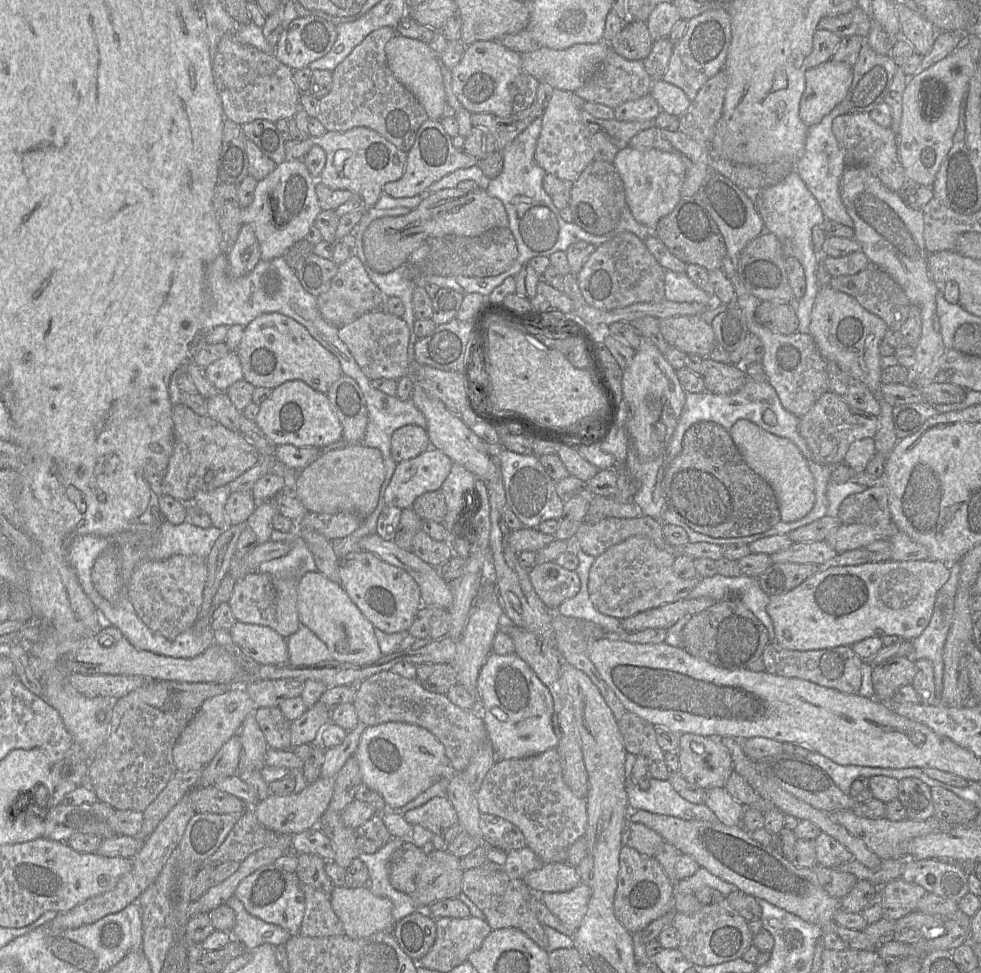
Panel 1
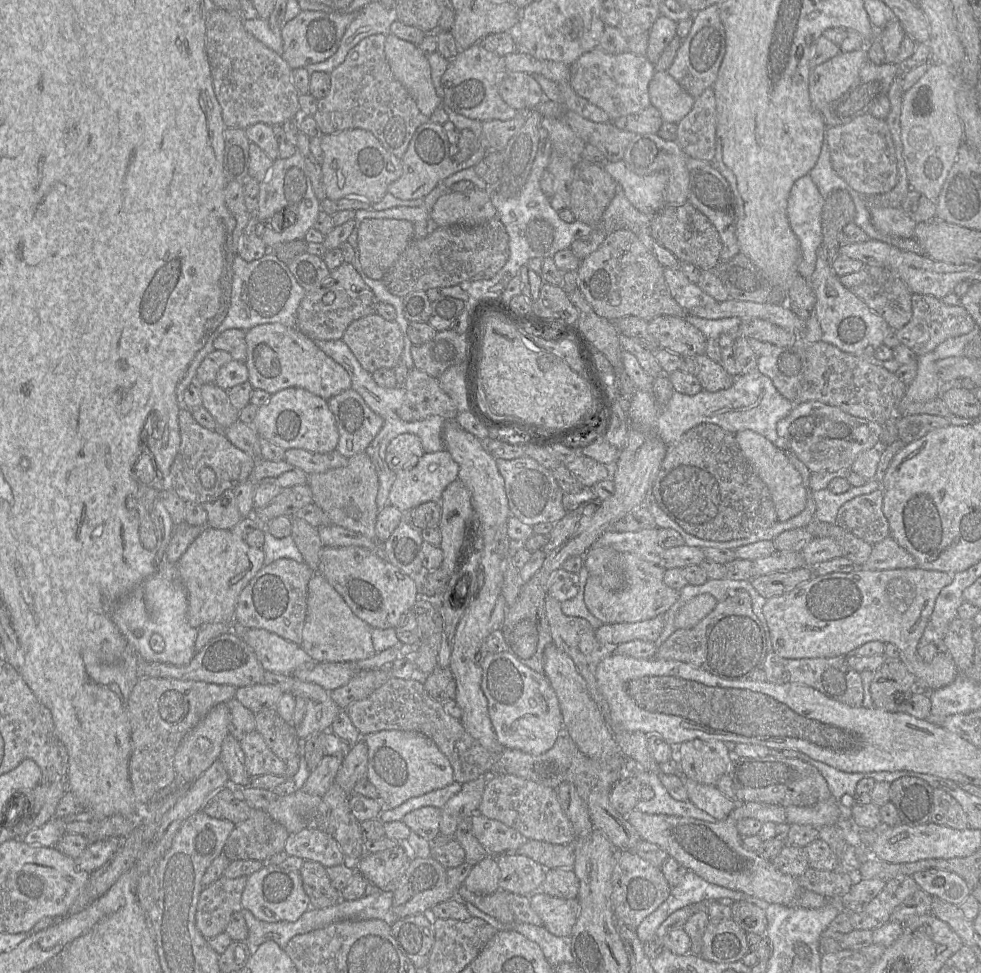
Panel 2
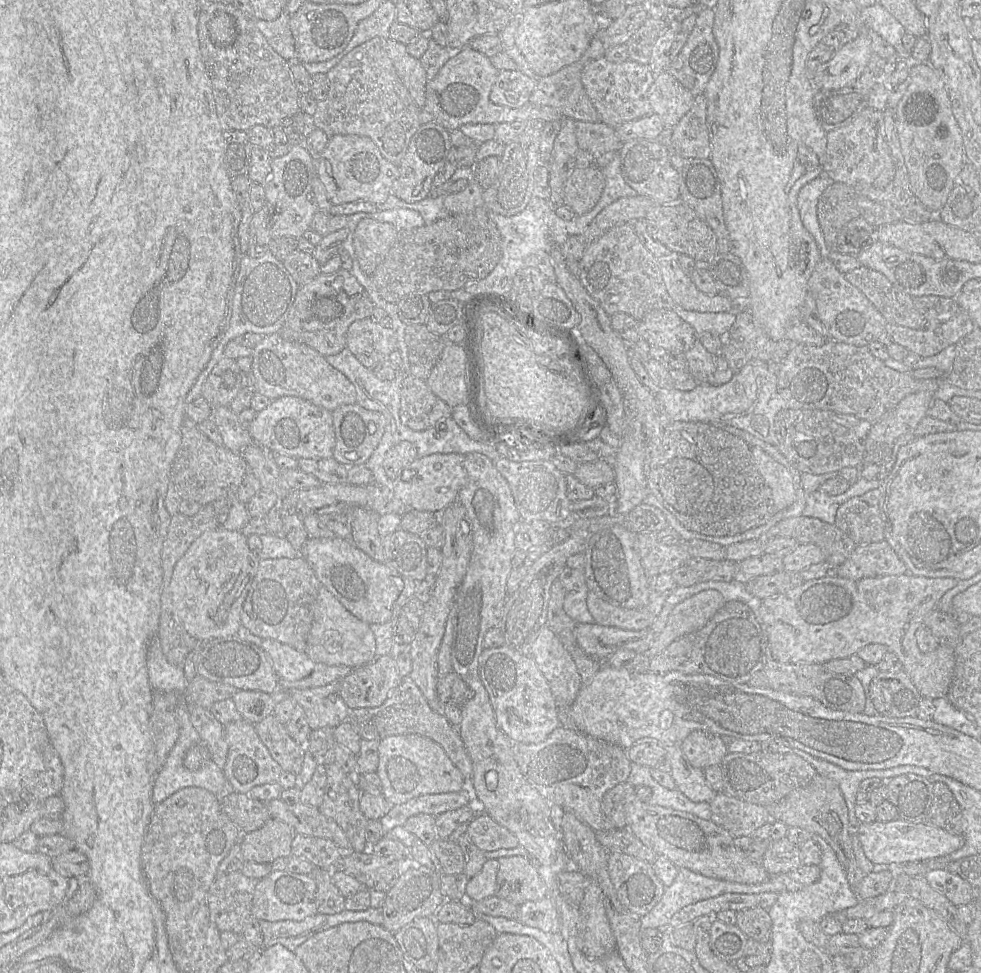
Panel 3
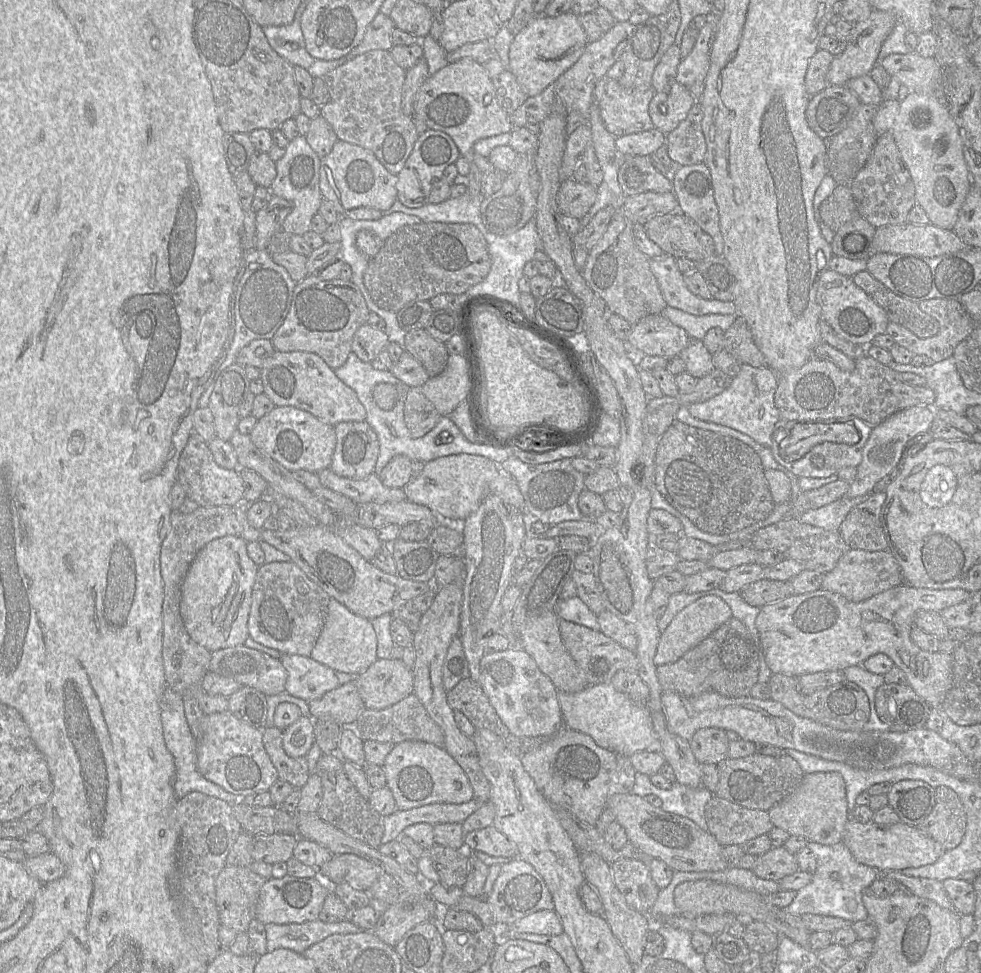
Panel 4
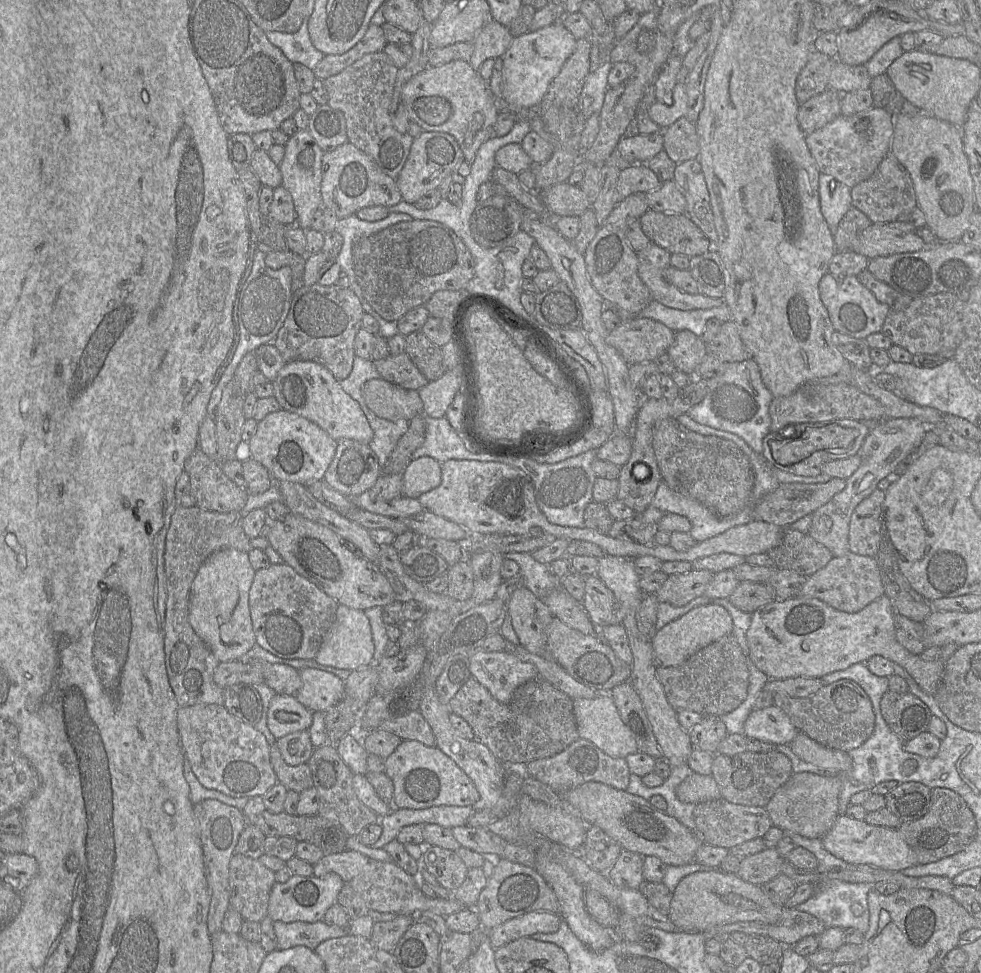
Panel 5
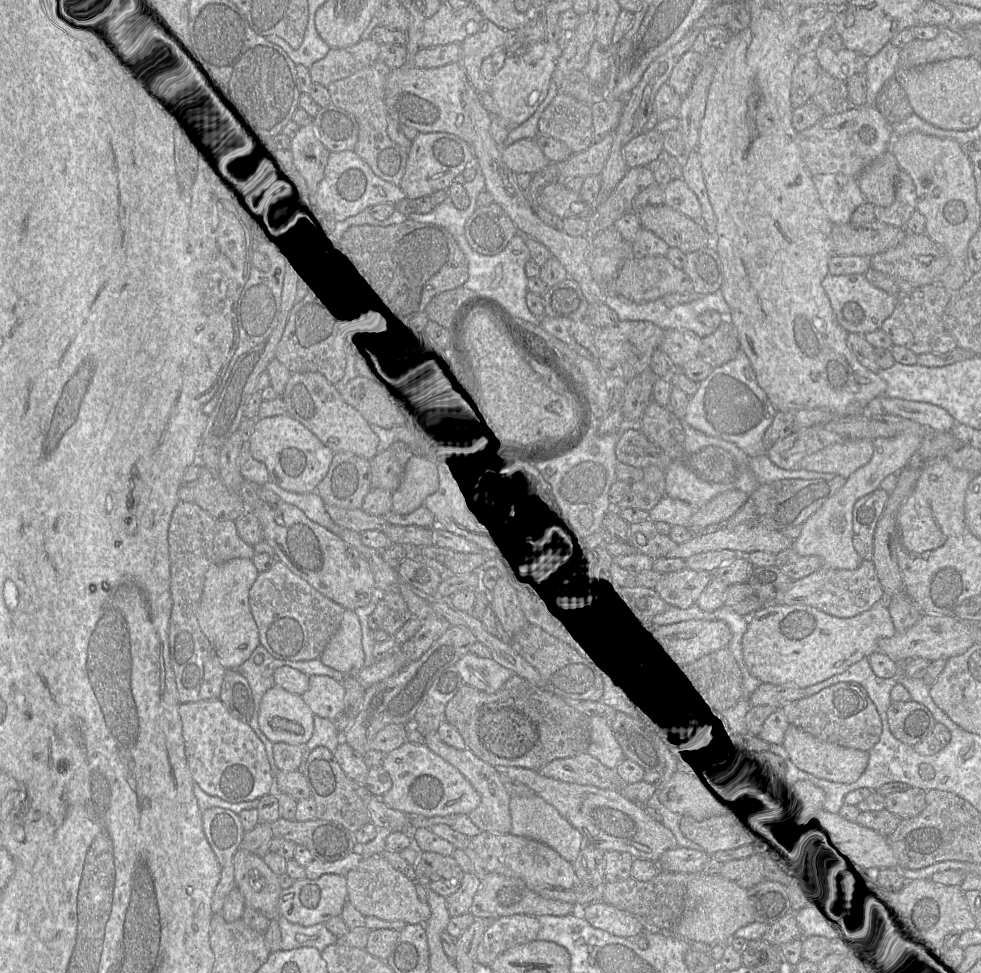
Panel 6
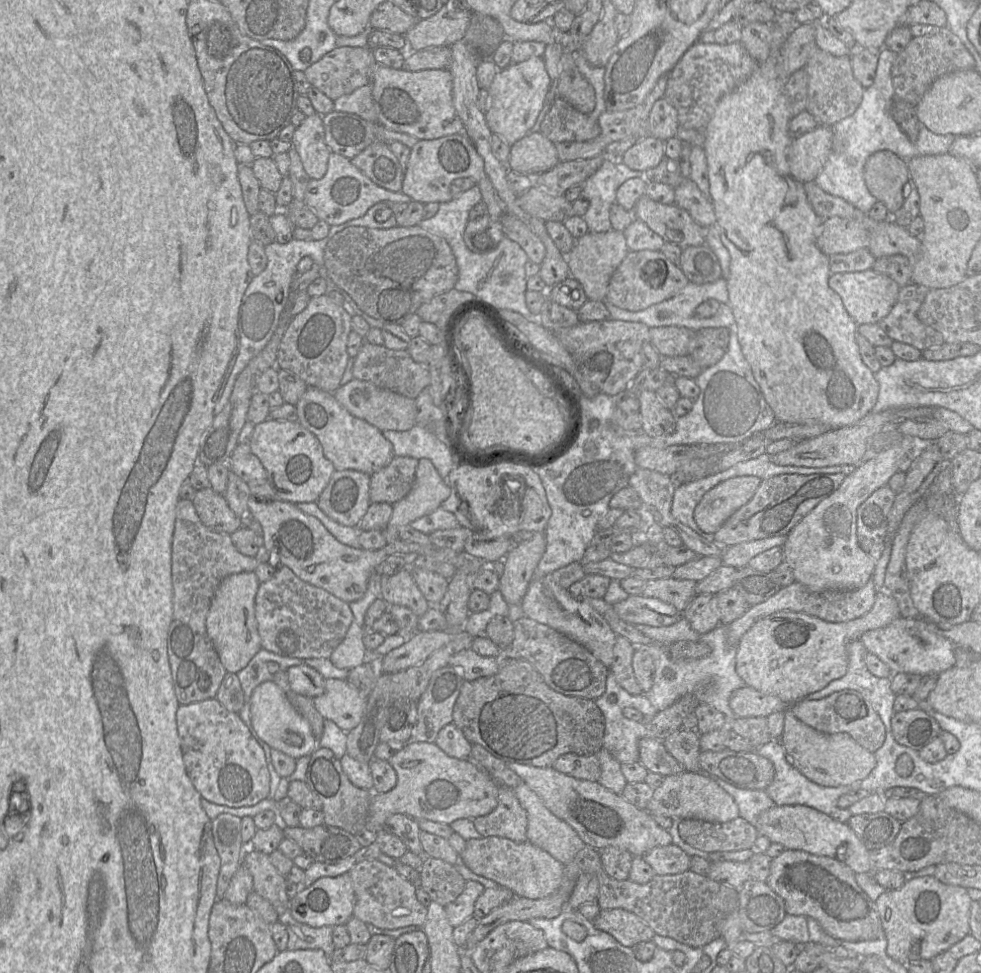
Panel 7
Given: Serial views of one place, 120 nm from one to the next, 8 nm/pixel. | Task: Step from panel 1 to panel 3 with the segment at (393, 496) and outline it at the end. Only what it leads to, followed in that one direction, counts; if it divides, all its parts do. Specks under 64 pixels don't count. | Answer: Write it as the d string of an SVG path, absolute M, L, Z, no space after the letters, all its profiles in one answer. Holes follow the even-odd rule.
M435 453L417 458L409 465L414 476L409 481L398 479L390 485L394 496L402 501L409 510L429 511L440 514L458 499L458 493L467 484L467 472L464 467L465 454Z

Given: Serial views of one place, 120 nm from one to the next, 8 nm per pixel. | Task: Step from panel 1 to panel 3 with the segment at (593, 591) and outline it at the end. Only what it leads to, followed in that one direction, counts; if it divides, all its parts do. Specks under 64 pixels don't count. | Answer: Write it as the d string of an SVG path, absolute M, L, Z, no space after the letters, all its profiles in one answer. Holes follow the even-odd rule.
M651 579L651 594L649 596L649 602L647 605L634 608L634 609L624 609L620 607L615 607L601 598L599 598L594 592L588 591L586 603L587 608L591 615L593 616L595 623L601 626L616 627L623 630L639 631L646 628L650 628L654 623L655 619L658 617L663 605L666 602L667 597L656 592L652 589L652 579Z

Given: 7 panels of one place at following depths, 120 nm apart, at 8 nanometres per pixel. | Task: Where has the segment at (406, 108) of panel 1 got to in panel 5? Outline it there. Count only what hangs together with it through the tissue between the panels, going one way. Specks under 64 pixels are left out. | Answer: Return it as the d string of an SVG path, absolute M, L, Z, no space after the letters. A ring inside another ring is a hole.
M382 50L364 55L338 74L324 80L328 105L342 111L345 116L348 141L395 180L408 158L414 139L407 132L398 132L390 117L390 104L398 70Z

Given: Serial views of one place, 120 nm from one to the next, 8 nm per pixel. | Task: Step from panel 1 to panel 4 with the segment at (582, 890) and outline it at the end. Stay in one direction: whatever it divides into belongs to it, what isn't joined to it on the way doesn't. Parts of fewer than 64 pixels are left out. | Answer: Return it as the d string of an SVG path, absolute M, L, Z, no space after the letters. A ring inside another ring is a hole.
M554 910L537 911L500 929L506 929L510 933L533 933L552 936L560 935L564 931L561 920Z

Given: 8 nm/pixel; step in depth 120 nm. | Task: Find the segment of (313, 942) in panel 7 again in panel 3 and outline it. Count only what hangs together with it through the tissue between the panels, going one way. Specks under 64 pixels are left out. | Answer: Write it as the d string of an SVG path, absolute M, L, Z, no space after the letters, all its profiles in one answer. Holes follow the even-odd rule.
M369 907L363 911L343 910L337 914L314 914L300 921L280 920L276 922L258 920L263 934L263 949L281 944L294 952L311 936L346 922L366 921L382 925L381 908Z

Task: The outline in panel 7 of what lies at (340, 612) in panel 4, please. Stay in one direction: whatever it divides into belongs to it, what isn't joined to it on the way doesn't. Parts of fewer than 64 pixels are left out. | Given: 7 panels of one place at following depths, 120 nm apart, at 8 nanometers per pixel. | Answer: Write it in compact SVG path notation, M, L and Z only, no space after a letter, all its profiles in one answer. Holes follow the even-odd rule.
M354 620L344 640L330 656L331 662L340 669L350 670L368 659L368 651L363 643L364 631Z

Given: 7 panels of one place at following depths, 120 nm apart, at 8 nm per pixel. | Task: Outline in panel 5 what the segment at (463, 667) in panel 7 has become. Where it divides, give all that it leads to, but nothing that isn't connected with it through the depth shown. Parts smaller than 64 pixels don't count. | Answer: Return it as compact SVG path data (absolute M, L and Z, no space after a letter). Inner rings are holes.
M478 650L469 656L469 661L471 676L503 704L511 701L517 687L540 678L533 664L523 662L507 651Z

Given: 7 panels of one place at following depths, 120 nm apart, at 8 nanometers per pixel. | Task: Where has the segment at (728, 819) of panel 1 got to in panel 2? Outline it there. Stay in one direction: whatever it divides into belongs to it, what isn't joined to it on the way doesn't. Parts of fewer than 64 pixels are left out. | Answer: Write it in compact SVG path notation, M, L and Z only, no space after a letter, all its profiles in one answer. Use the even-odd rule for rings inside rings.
M681 776L689 801L717 820L724 820L737 806L735 800L725 796L715 785L701 784Z

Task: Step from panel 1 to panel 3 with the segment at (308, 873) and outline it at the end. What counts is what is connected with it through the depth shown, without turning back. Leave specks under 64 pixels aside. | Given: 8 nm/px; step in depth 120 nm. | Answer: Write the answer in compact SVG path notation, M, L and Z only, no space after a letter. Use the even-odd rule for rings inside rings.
M315 868L311 877L316 883L317 912L320 914L337 914L345 909L345 897L334 885L331 870Z

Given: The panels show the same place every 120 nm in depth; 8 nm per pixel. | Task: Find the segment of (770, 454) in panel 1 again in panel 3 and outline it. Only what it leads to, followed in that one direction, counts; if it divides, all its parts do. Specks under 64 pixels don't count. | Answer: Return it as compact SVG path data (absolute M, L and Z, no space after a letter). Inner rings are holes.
M752 446L750 449L757 470L771 489L778 511L789 507L796 499L792 474L760 447Z

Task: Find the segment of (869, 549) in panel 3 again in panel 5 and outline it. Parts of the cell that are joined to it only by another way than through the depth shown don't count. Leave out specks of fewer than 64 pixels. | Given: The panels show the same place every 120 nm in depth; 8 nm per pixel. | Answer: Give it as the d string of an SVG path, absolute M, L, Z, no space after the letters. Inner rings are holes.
M849 551L842 557L833 557L825 567L809 576L796 597L816 598L836 610L855 613L884 593L885 589L875 557Z

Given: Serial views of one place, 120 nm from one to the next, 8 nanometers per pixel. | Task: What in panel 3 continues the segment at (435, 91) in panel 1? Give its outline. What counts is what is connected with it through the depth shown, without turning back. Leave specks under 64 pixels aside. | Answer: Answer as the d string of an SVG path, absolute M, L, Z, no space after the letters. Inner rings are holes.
M388 38L387 52L403 84L408 89L416 105L422 109L425 105L427 74L420 59L408 54L405 44Z

